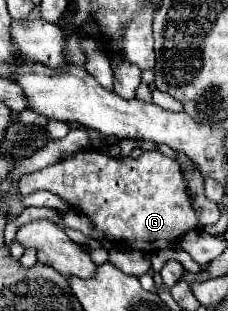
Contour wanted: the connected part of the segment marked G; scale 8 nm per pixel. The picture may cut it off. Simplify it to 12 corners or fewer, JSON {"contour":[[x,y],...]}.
{"contour":[[79,152],[23,174],[113,242],[167,248],[199,226],[179,164]]}

